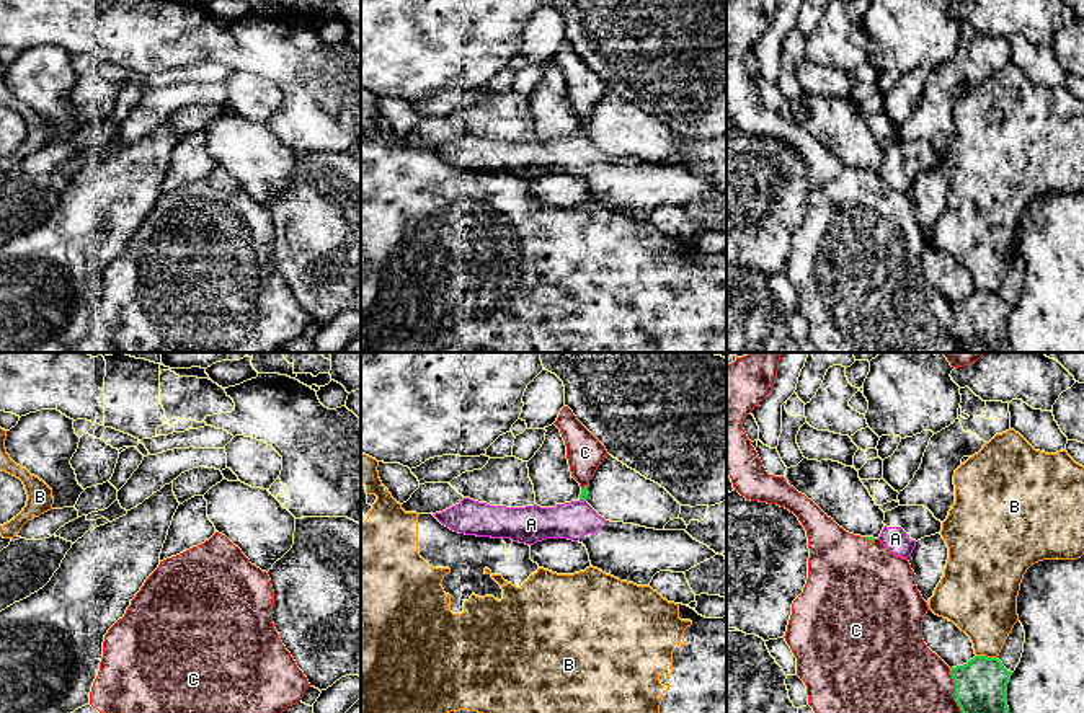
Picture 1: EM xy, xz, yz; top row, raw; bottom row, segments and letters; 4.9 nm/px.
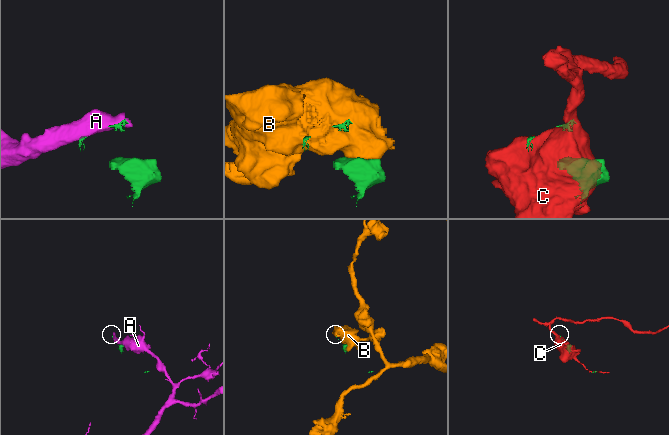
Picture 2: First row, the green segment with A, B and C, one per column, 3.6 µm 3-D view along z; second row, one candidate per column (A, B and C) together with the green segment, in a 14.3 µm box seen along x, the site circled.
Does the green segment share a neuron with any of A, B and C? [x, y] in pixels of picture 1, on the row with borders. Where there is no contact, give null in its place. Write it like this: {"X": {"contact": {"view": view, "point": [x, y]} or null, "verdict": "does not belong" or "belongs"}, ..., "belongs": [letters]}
{"A": {"contact": {"view": "xz", "point": [583, 500]}, "verdict": "does not belong"}, "B": {"contact": {"view": "yz", "point": [985, 656]}, "verdict": "does not belong"}, "C": {"contact": {"view": "yz", "point": [955, 690]}, "verdict": "belongs"}, "belongs": ["C"]}

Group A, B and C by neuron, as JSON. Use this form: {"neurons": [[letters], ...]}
{"neurons": [["A"], ["B"], ["C"]]}

